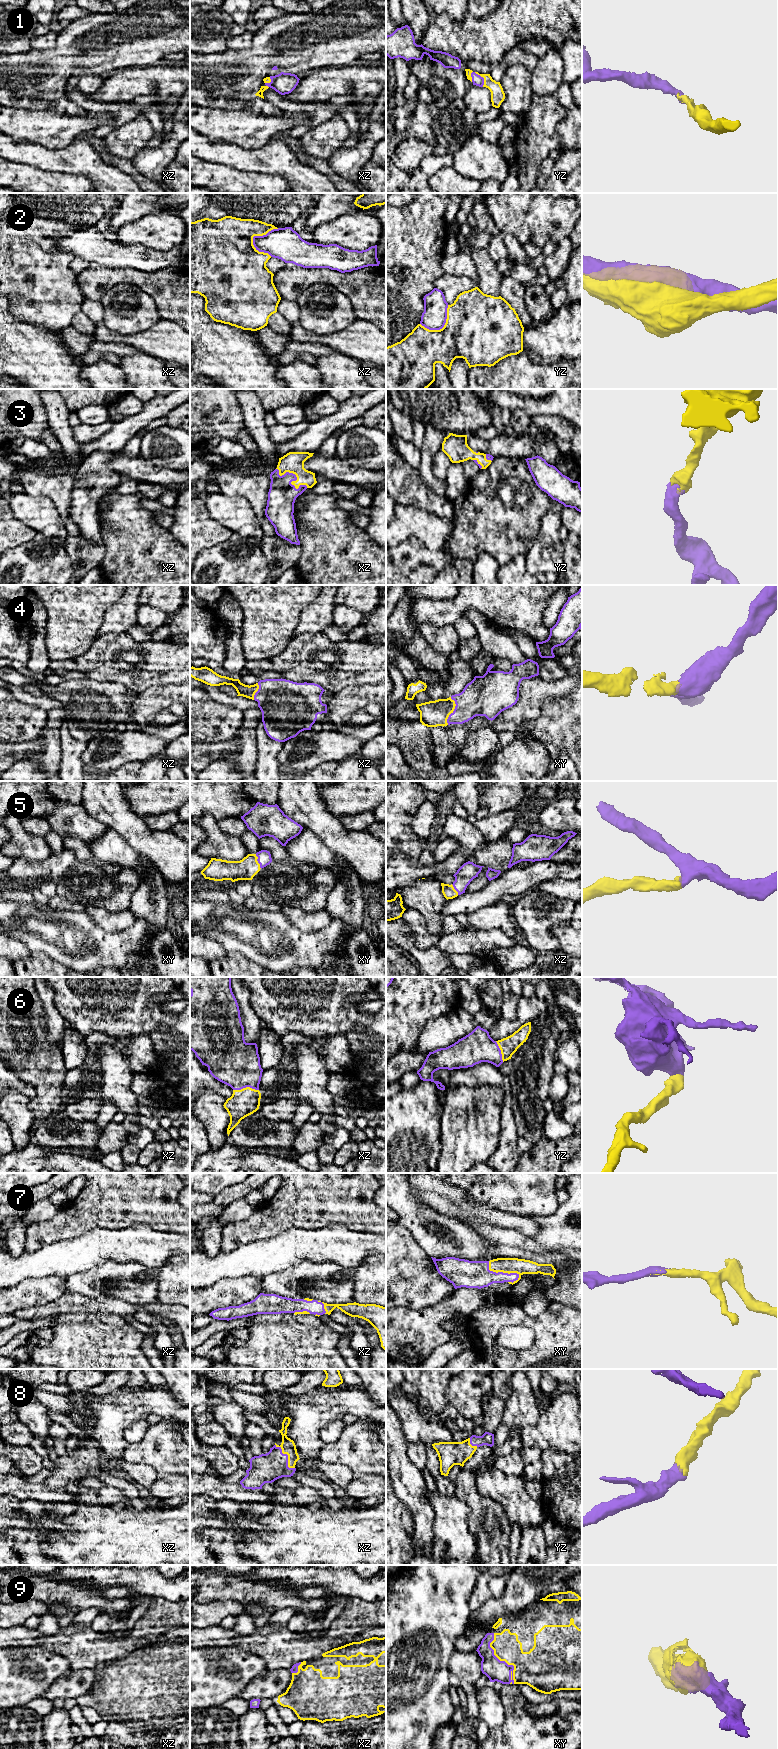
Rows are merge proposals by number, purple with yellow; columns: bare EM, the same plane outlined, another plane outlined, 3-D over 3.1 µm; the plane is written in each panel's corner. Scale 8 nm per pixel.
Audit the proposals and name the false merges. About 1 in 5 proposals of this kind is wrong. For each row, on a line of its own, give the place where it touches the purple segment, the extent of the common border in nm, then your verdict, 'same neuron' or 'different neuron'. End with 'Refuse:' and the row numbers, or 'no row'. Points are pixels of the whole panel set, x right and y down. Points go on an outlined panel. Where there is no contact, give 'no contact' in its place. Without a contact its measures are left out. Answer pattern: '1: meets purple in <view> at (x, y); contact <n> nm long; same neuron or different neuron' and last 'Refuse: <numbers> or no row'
1: meets purple in yz at (483, 78); contact 140 nm long; same neuron
2: meets purple in xz at (259, 236); contact 260 nm long; different neuron
3: meets purple in xz at (296, 477); contact 300 nm long; same neuron
4: meets purple in xy at (453, 711); contact 220 nm long; same neuron
5: meets purple in xy at (257, 860); contact 130 nm long; same neuron
6: meets purple in xz at (245, 1087); contact 200 nm long; same neuron
7: meets purple in xy at (502, 1272); contact 280 nm long; same neuron
8: meets purple in xz at (287, 1457); contact 260 nm long; same neuron
9: meets purple in xy at (502, 1661); contact 440 nm long; same neuron
Refuse: 2

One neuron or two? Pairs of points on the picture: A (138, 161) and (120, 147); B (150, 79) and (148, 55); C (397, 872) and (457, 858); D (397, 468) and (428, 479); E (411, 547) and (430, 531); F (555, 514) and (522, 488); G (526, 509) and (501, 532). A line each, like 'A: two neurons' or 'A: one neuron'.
A: two neurons
B: two neurons
C: one neuron
D: two neurons
E: two neurons
F: two neurons
G: one neuron

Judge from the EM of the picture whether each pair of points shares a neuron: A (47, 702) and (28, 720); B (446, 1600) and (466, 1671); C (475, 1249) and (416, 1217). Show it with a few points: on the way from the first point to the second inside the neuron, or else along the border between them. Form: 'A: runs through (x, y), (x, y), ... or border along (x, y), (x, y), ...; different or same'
A: border along (19, 700), (41, 707), (47, 711); different
B: border along (456, 1651), (449, 1660), (449, 1672); different
C: runs through (460, 1238), (448, 1226), (435, 1219), (431, 1219); same

